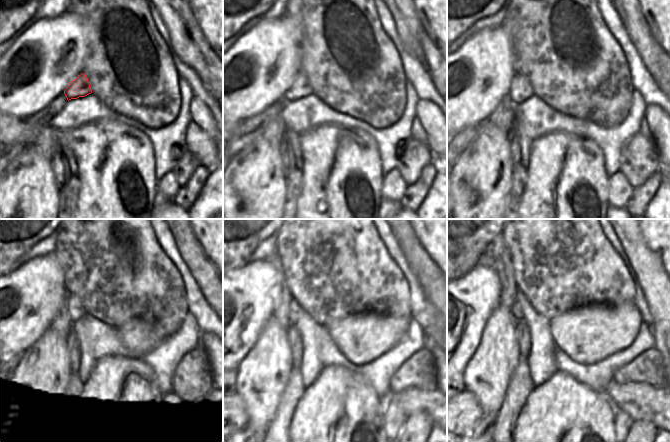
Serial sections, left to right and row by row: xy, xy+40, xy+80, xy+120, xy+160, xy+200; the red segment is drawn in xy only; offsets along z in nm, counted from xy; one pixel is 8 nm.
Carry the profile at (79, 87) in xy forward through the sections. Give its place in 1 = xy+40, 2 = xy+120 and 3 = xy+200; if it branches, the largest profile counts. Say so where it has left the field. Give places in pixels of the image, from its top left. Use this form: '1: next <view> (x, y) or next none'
1: next xy+40 (300, 88)
2: next xy+120 (76, 310)
3: next xy+200 (516, 310)

